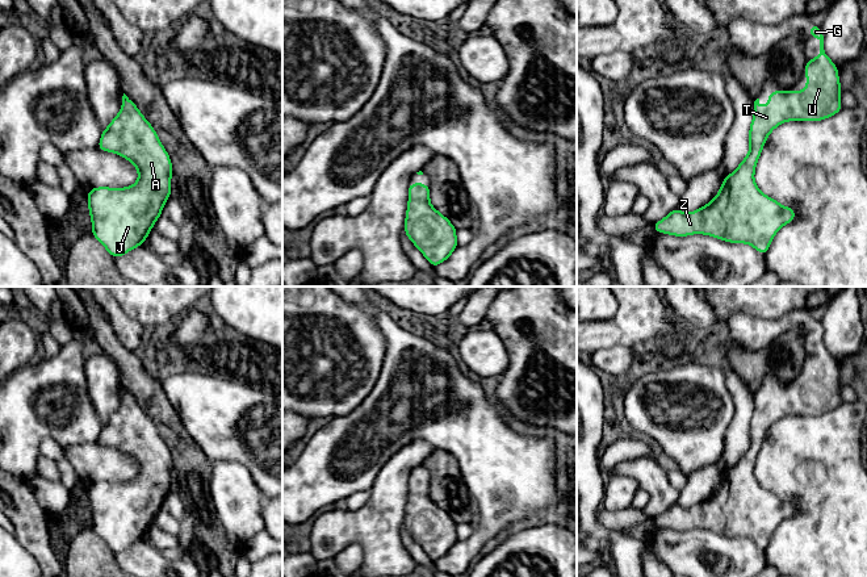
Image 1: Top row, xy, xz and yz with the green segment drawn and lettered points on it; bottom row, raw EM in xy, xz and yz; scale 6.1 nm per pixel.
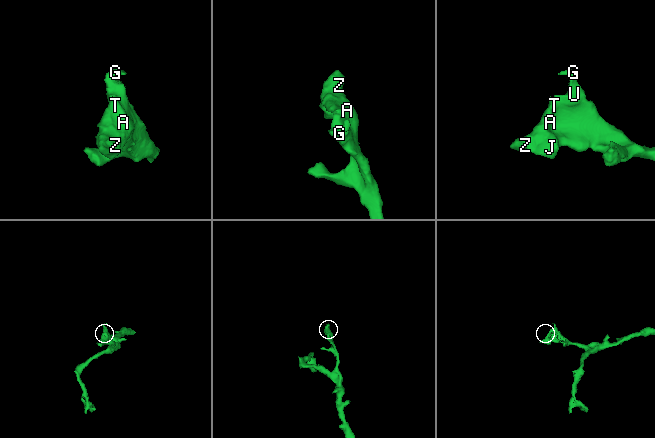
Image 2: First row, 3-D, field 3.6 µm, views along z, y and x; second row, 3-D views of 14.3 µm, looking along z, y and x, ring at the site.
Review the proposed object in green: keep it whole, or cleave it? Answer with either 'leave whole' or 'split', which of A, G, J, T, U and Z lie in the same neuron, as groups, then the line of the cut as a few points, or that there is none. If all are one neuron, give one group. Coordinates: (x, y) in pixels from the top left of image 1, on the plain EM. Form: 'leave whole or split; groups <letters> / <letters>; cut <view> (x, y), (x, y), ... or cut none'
leave whole; groups A G J T U Z; cut none

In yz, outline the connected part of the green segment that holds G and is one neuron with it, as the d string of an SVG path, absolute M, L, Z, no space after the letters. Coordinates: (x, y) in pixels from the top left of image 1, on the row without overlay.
M809 319L809 331L820 334L820 350L805 356L805 385L770 385L768 400L754 396L750 417L750 443L738 461L722 473L722 480L705 501L682 507L678 501L663 514L652 519L656 527L675 531L694 528L753 540L766 549L780 522L796 513L793 502L780 499L763 489L754 476L757 456L770 427L787 415L821 415L842 402L838 361L824 344L824 330L818 319Z

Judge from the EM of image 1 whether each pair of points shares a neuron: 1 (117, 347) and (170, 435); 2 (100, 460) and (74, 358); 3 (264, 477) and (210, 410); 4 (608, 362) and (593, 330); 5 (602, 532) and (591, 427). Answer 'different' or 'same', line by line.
1: same
2: different
3: same
4: different
5: same

